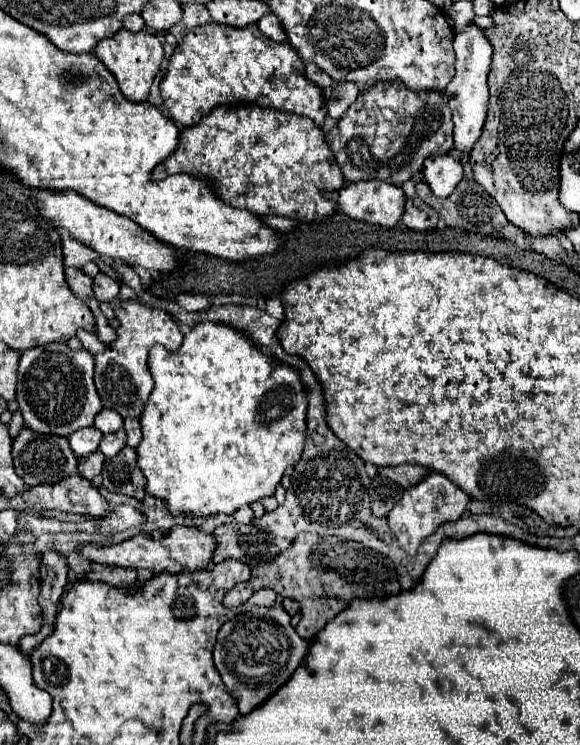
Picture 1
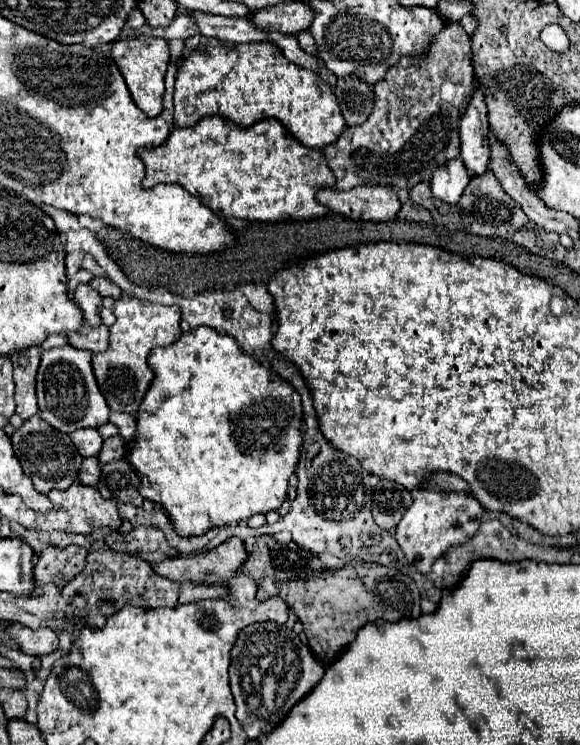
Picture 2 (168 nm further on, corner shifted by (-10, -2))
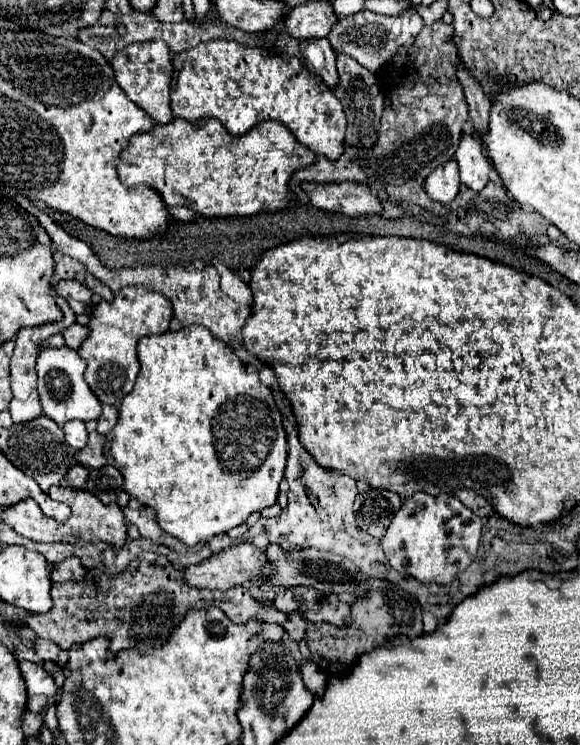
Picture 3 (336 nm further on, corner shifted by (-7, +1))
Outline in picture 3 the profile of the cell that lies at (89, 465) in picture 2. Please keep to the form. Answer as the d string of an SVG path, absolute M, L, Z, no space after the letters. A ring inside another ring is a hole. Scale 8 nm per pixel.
M79 464L73 466L73 468L69 468L69 472L65 474L65 480L63 480L65 486L75 488L75 490L83 488L85 482L87 482L87 470L83 466L79 466Z

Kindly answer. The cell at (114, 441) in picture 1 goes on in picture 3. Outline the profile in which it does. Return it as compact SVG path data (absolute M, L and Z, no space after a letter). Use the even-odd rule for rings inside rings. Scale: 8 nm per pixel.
M89 432L87 448L79 450L75 454L77 464L83 464L85 468L101 468L107 464L105 454L103 454L103 434L99 432Z

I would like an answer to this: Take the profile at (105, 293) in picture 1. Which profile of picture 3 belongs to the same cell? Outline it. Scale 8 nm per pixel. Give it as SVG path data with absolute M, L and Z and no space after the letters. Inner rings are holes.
M91 274L85 276L85 286L87 286L93 294L99 294L103 300L111 300L111 298L113 298L113 292L111 292L101 280L97 280L97 278L91 276Z

